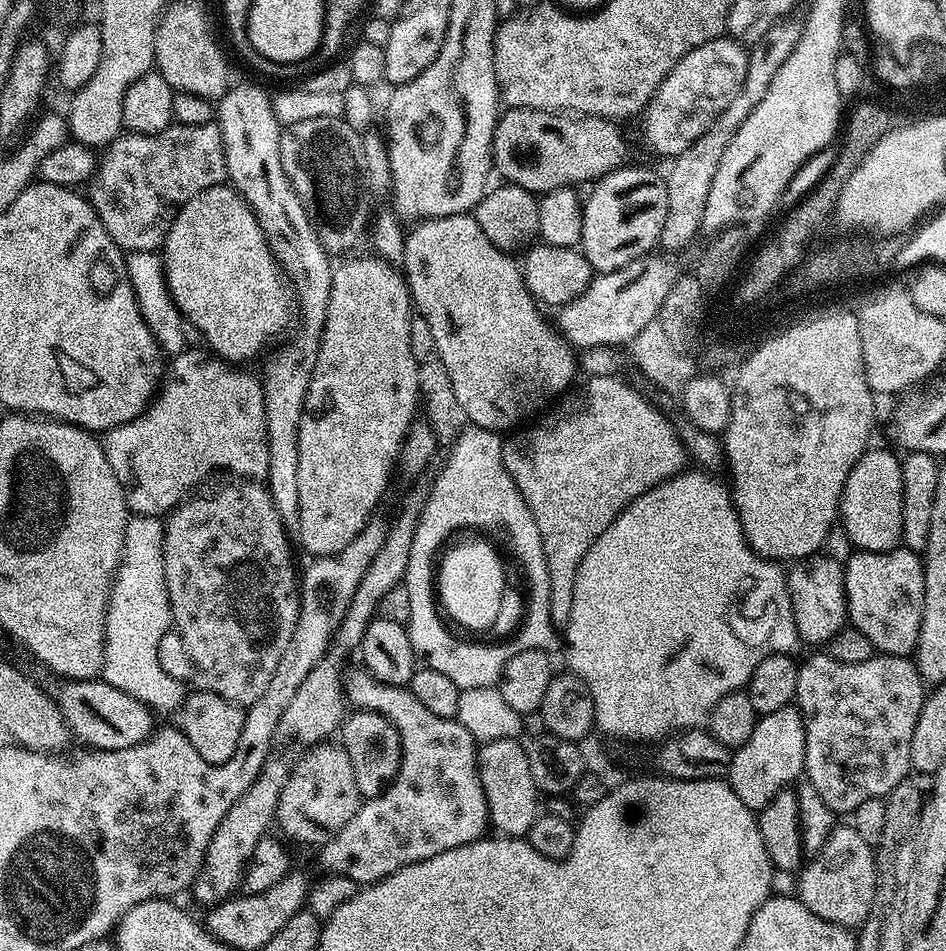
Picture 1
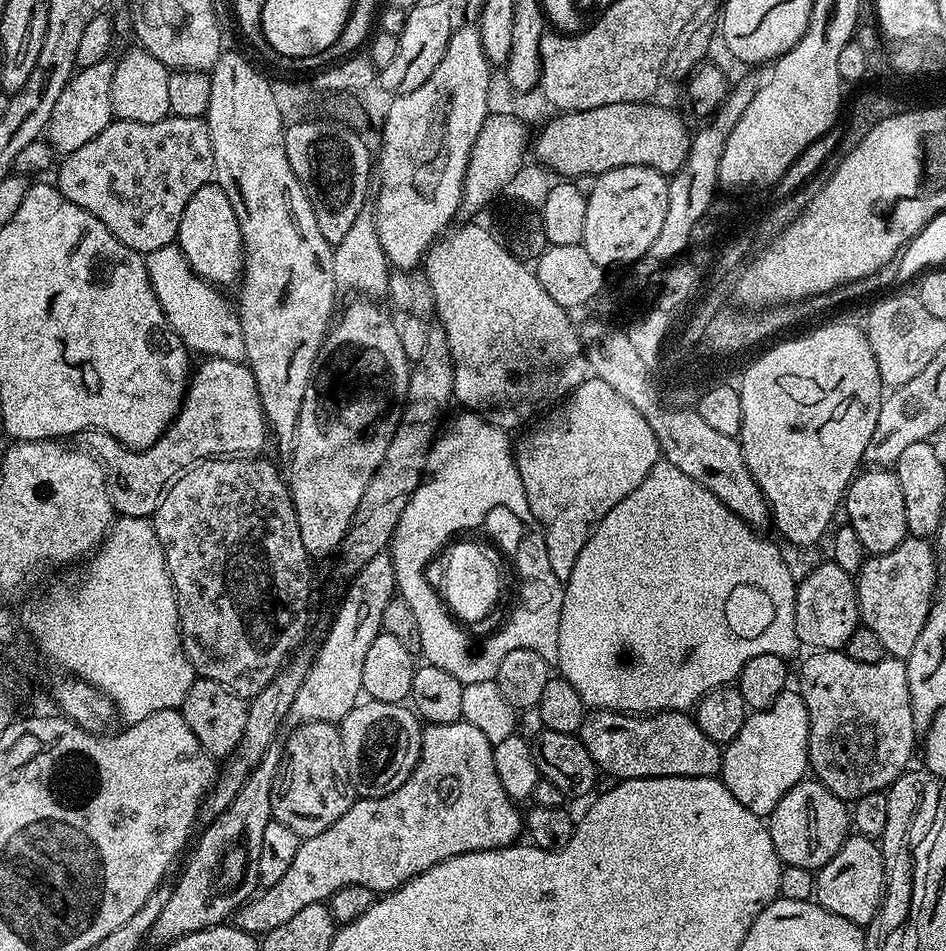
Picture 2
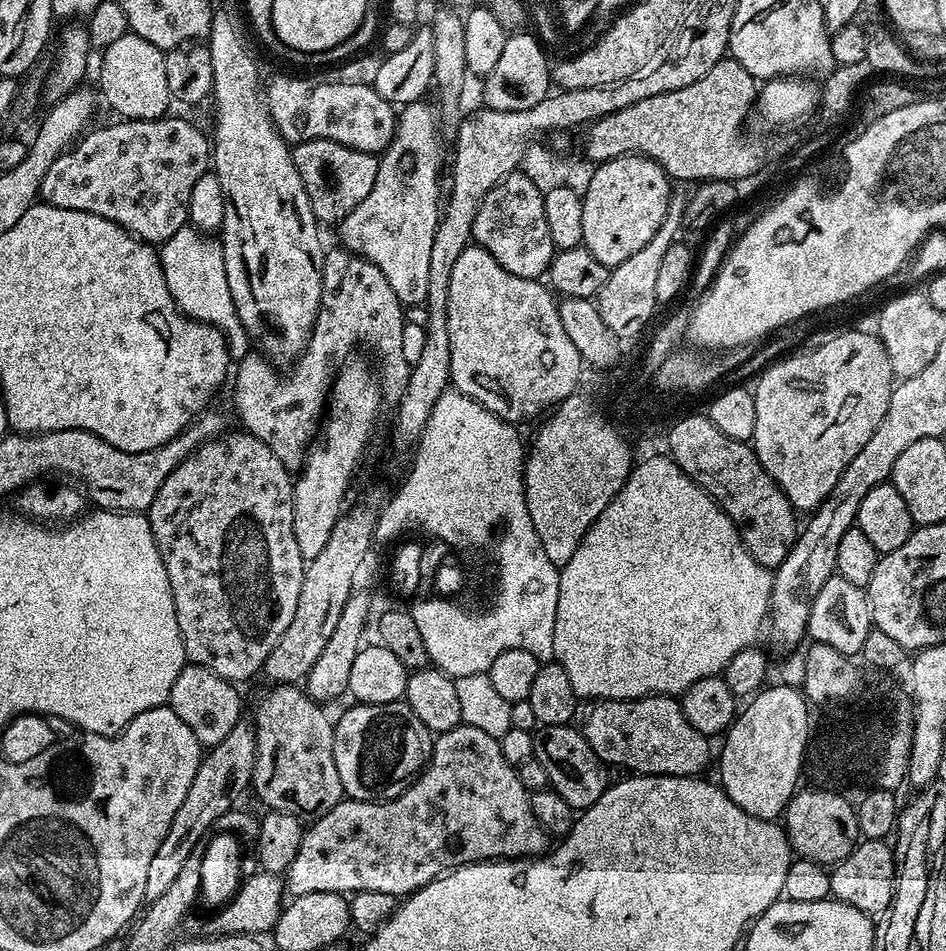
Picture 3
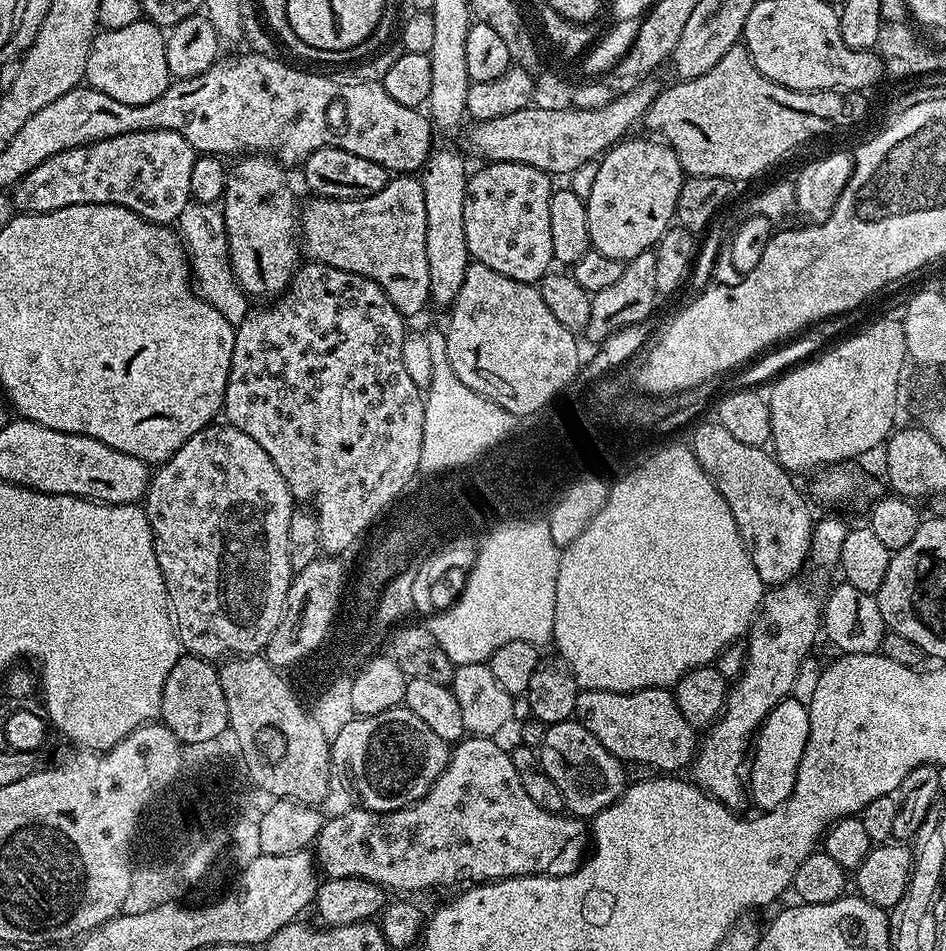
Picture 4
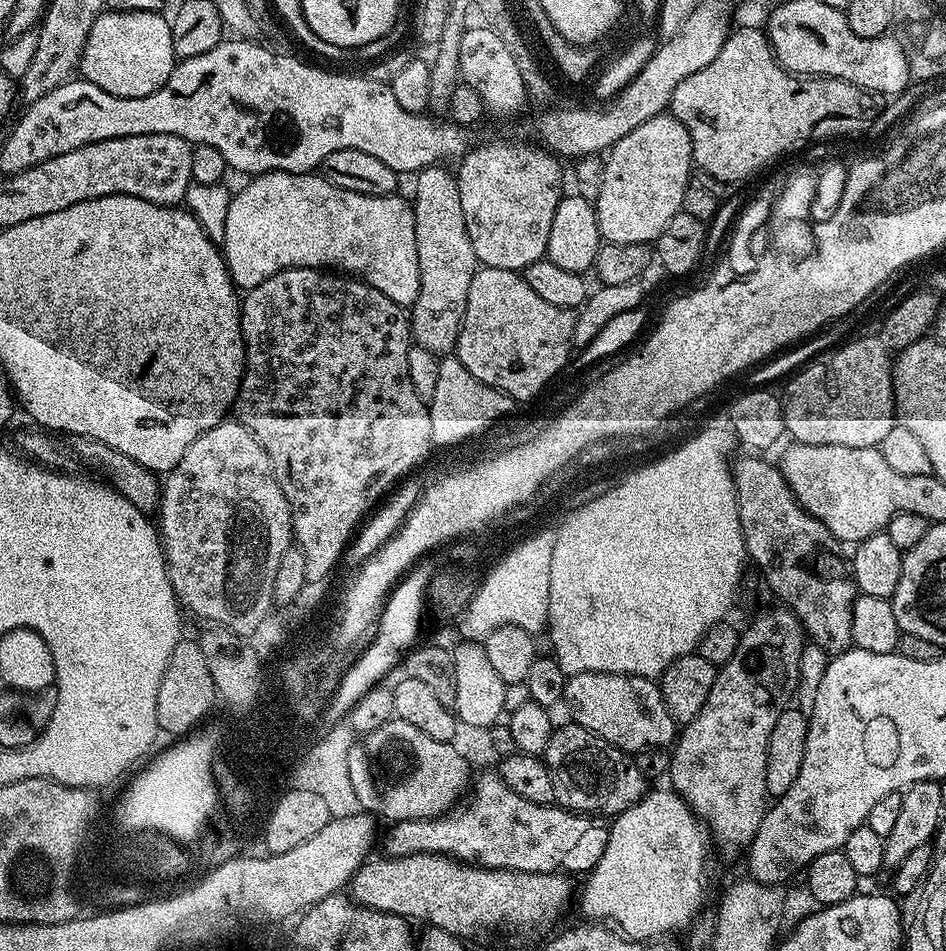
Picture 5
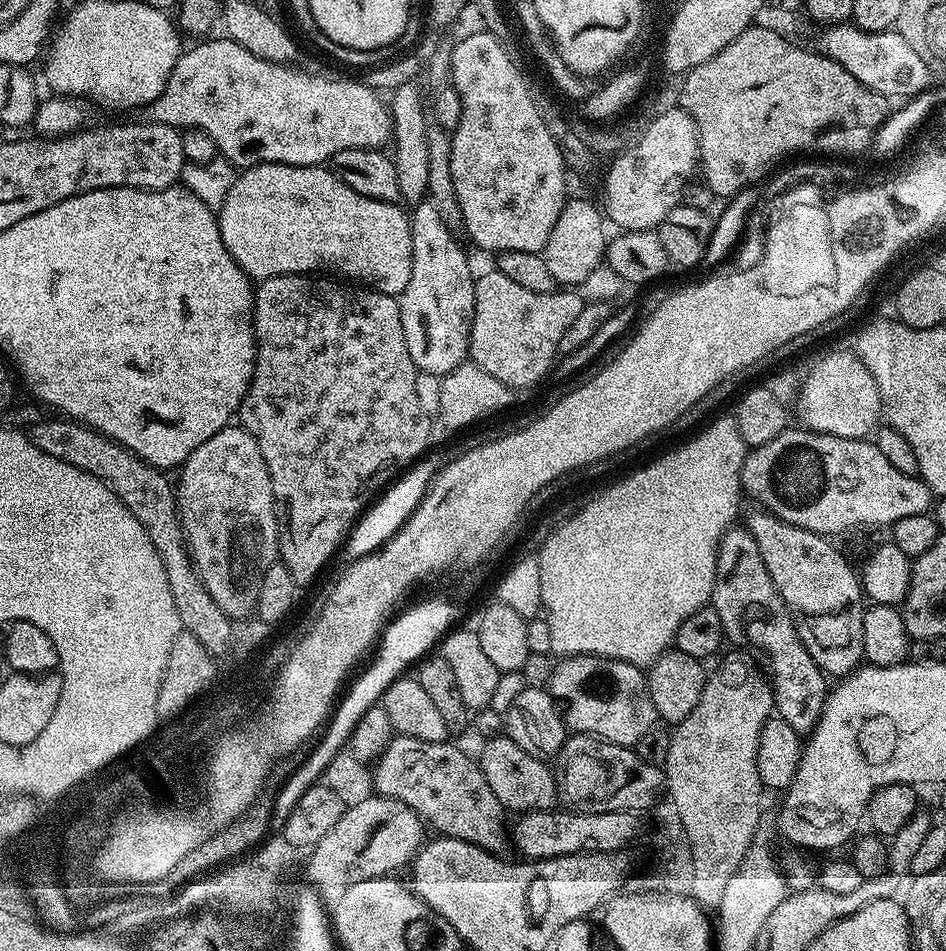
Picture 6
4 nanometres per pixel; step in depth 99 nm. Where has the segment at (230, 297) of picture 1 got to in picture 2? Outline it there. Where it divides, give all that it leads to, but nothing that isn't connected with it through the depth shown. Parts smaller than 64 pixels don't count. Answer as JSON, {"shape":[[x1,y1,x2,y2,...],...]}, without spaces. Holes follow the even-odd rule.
{"shape":[[213,182,202,186,186,202,186,210,182,210,182,222,176,235,186,262,201,278,217,286,235,285,244,271,244,243,238,230,238,218,234,218,234,206,230,206,230,198]]}

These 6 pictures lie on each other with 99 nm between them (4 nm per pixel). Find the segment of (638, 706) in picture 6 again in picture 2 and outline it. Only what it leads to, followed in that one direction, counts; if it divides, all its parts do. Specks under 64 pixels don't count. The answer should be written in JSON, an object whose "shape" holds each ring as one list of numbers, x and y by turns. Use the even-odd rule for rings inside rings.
{"shape":[[598,708,585,715,578,733,586,746,590,758,601,773,614,775,620,780,645,780,655,776,714,776,719,777,722,766,722,748,715,744,702,730,698,730,695,719,688,712,653,712,651,714,629,714,611,712,609,708]]}

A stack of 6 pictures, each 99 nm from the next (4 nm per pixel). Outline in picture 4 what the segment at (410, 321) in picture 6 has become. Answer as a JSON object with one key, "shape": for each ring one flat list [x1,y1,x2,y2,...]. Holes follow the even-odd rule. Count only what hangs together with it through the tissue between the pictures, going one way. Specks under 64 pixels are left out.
{"shape":[[437,147,418,176,426,198,426,258,430,262,430,300,433,305,450,306,455,302,469,266,464,203,470,168,464,165,465,157,457,152,452,148]]}

